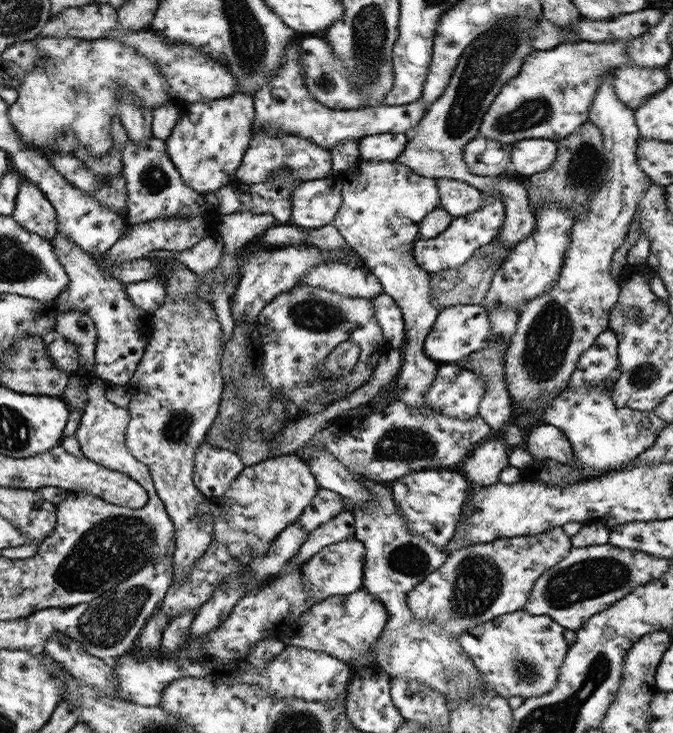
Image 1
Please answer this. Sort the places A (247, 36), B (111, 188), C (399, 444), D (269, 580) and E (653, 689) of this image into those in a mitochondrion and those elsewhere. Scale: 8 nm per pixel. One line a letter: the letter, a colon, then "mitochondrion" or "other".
A: mitochondrion
B: mitochondrion
C: mitochondrion
D: other
E: other

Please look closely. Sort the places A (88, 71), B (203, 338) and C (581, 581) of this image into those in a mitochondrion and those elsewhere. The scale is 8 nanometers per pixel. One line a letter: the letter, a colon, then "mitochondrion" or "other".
A: other
B: other
C: mitochondrion

